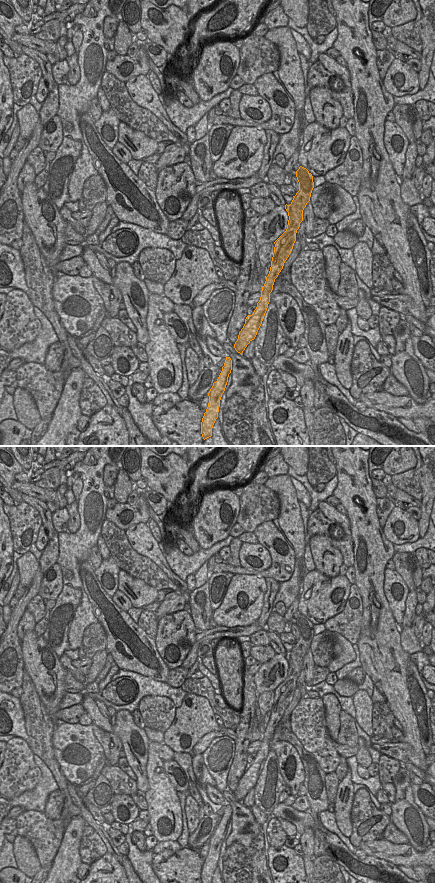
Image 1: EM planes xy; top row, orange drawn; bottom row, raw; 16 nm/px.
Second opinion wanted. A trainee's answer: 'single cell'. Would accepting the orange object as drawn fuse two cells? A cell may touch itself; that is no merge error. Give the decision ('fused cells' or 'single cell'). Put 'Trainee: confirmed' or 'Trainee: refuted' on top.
Trainee: refuted
fused cells

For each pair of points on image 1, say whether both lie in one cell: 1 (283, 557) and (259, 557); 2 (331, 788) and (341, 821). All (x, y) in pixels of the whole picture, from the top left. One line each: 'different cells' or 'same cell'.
1: different cells
2: different cells

